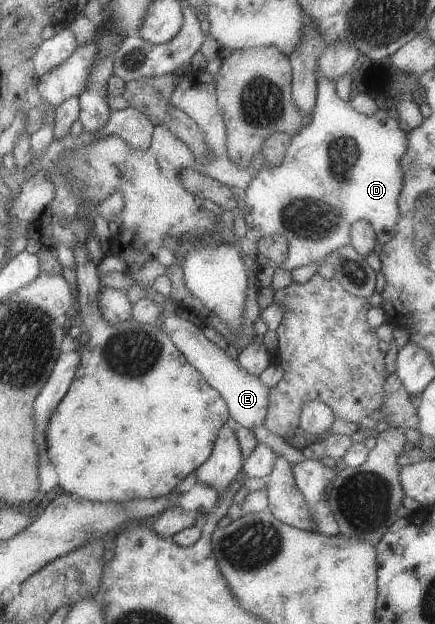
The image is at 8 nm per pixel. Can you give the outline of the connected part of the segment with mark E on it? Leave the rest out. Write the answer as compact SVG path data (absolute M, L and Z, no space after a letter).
M161 311L161 325L170 336L172 343L176 345L186 361L206 379L206 383L220 393L224 400L229 416L242 427L252 429L262 425L266 411L268 411L268 388L263 385L257 375L246 373L242 367L238 367L235 359L226 355L226 350L209 341L201 331L201 327L176 315L175 312Z

